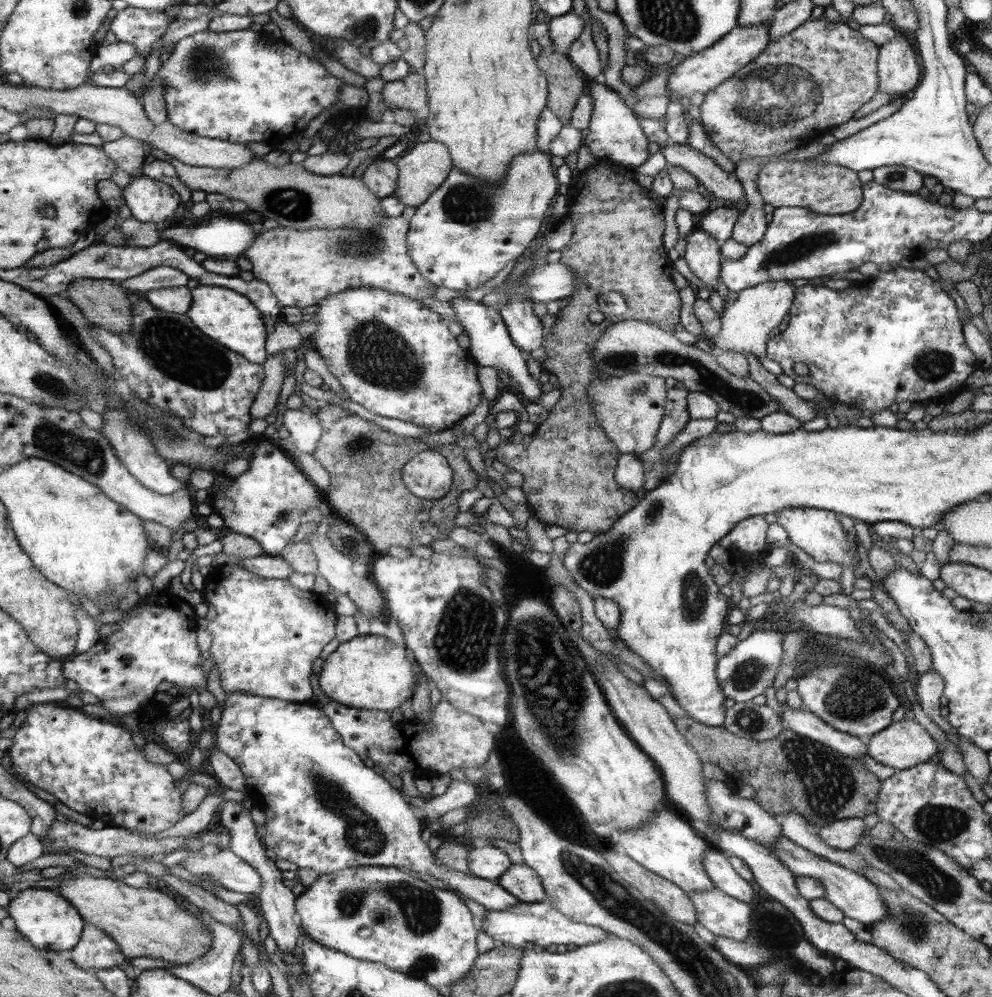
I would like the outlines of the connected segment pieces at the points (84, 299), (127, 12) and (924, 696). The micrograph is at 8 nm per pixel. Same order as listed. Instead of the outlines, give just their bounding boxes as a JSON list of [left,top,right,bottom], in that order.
[[64,277,135,335],[111,7,170,59],[915,670,956,732]]

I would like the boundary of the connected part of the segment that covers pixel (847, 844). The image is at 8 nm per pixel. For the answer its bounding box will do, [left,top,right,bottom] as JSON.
[820,818,868,851]

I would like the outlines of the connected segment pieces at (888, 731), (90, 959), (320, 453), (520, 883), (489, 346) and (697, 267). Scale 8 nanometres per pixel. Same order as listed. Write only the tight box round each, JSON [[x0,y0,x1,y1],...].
[[866,719,938,771],[69,924,126,973],[312,404,476,550],[496,864,548,903],[449,295,545,402],[682,229,724,289]]

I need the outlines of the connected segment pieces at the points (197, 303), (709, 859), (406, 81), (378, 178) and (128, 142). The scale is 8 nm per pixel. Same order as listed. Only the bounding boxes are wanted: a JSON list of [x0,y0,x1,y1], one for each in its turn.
[[186,284,267,365],[703,845,756,903],[382,70,429,118],[361,157,399,199],[103,135,152,177]]

